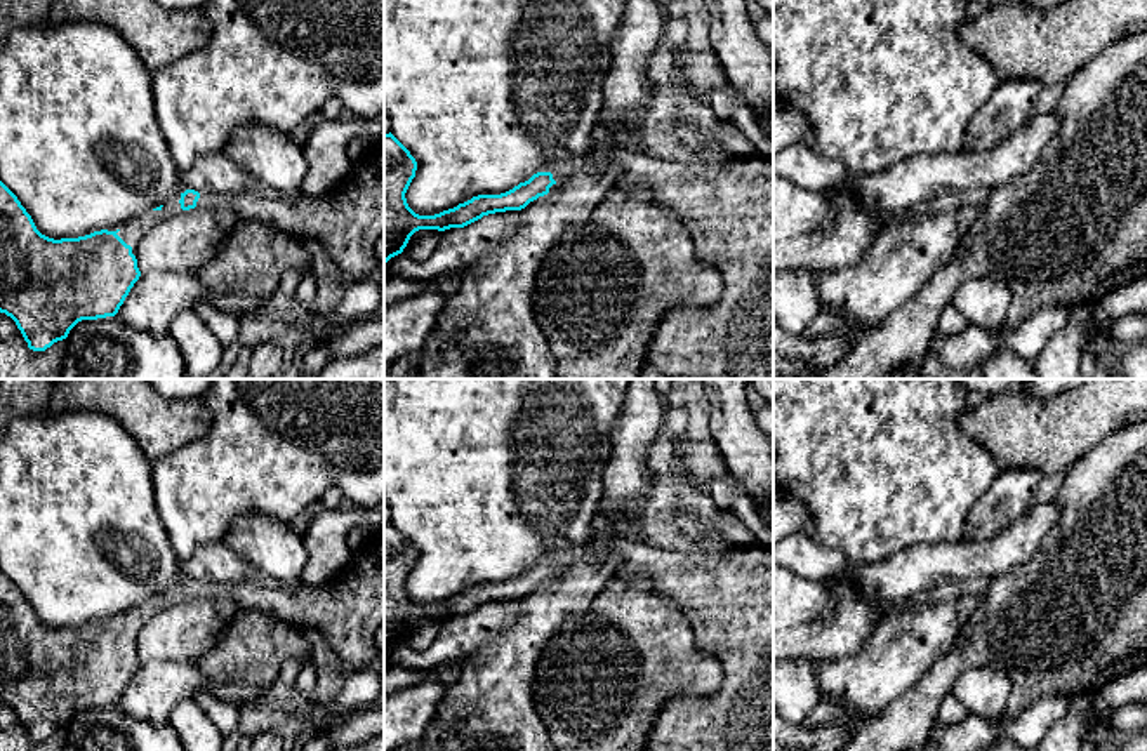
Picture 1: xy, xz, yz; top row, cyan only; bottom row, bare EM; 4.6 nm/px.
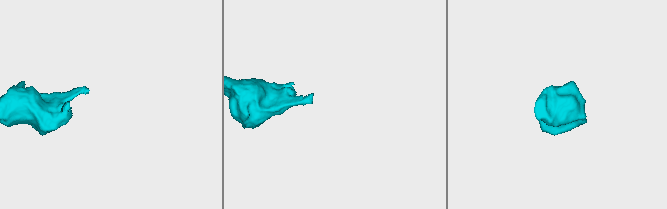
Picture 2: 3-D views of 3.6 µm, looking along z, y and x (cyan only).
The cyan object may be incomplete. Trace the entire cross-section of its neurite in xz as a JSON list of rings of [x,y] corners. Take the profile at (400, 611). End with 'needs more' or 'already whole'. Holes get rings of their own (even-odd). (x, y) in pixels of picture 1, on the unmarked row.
[[[391,522],[384,523],[384,655],[403,641],[415,621],[464,617],[488,603],[521,600],[549,582],[549,577],[556,574],[554,565],[570,563],[580,553],[582,548],[547,551],[528,570],[506,582],[478,584],[440,603],[419,605],[405,588],[415,567],[417,551]]]; needs more

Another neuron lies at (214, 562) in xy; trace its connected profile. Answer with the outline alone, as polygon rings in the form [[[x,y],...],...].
[[[224,542],[196,548],[182,563],[182,572],[195,581],[235,584],[252,581],[257,568],[236,556]]]

